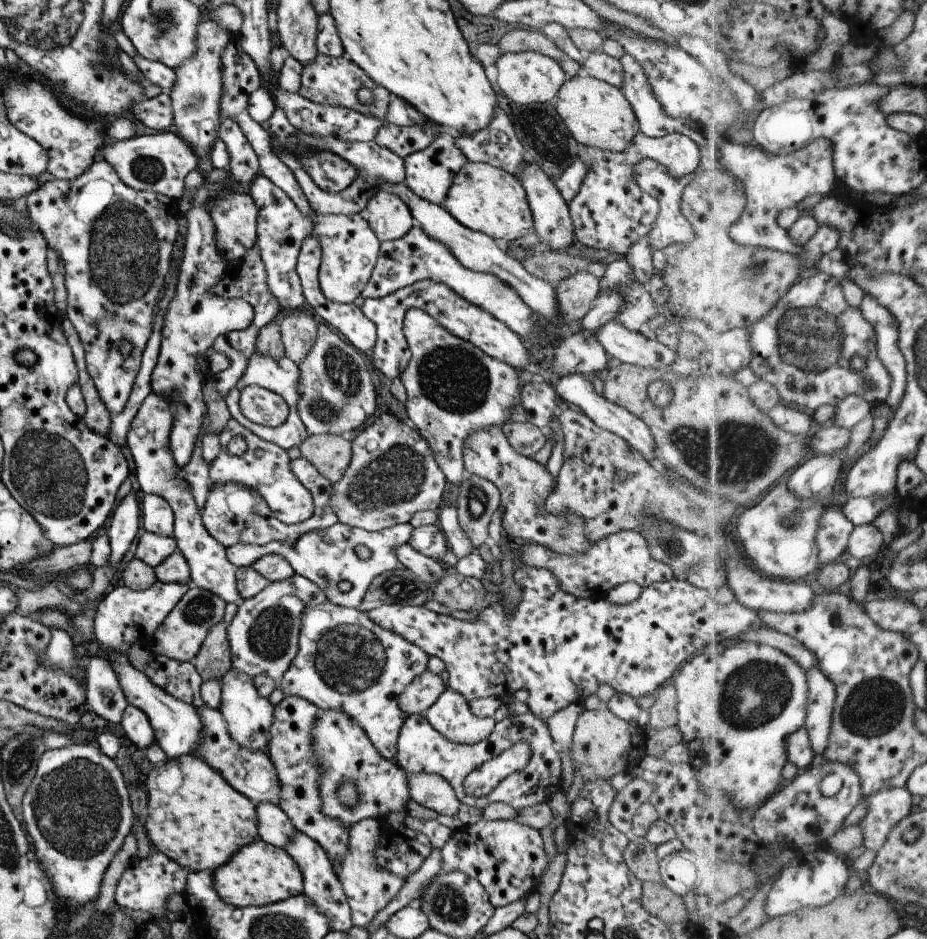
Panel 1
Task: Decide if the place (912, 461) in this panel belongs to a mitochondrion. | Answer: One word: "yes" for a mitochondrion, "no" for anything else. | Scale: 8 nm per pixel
no

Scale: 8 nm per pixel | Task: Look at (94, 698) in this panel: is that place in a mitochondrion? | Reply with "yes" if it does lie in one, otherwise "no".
no

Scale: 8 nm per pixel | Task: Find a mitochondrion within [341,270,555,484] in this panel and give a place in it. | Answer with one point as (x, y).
(454, 379)

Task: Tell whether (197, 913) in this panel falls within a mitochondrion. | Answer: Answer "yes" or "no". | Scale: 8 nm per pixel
no

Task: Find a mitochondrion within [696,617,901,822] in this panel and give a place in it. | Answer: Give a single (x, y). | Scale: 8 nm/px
(755, 694)

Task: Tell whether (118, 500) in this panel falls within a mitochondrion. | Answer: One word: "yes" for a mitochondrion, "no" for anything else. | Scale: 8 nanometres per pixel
no

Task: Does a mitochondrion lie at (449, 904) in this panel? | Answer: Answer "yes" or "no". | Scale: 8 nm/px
yes

